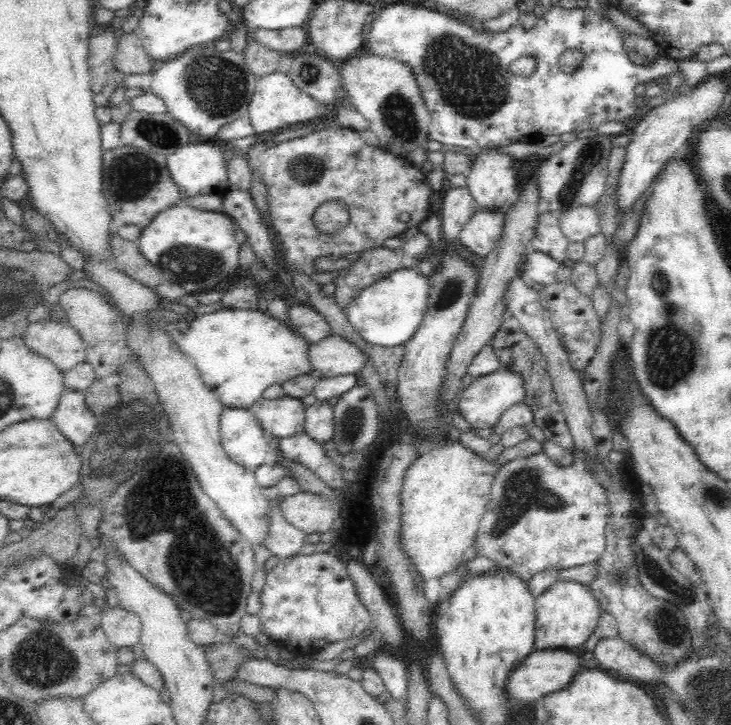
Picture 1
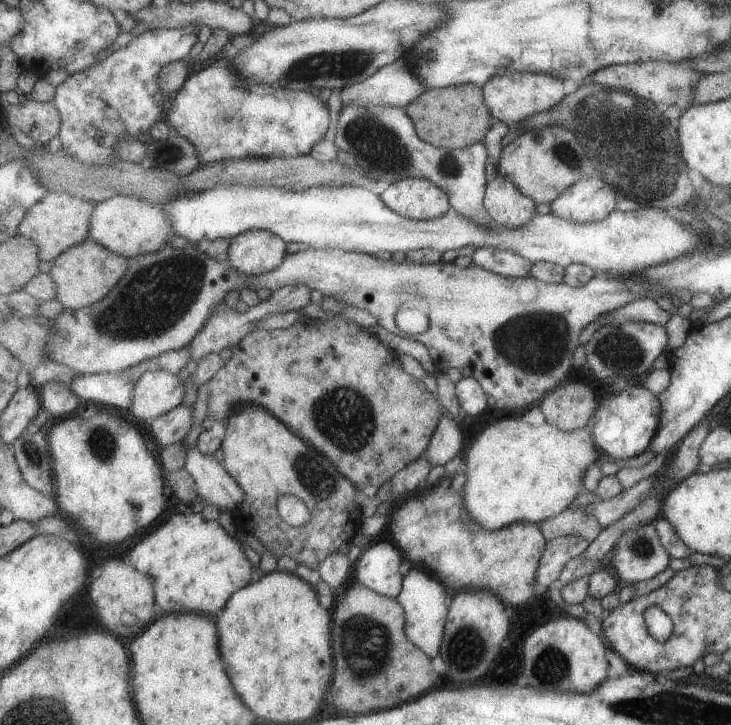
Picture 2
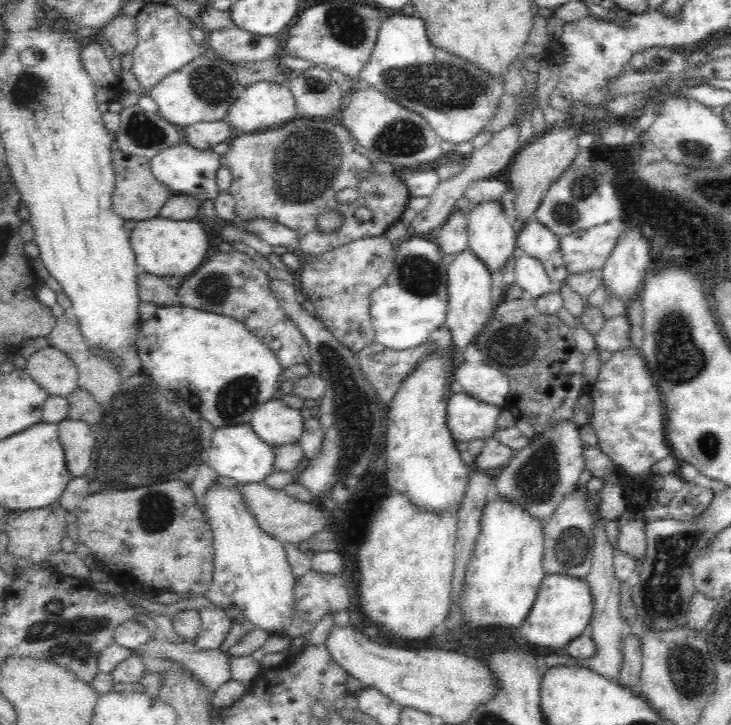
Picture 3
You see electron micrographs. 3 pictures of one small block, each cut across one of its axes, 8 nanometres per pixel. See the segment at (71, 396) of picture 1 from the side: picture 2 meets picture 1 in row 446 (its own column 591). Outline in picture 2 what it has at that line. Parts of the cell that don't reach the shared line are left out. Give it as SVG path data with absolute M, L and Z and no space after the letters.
M645 61L605 67L590 75L588 80L604 87L620 88L625 92L634 92L637 96L645 100L650 100L655 105L658 102L665 102L668 106L675 105L683 111L692 104L694 88L697 81L703 75L707 74L702 74L699 69L689 67L685 63Z

